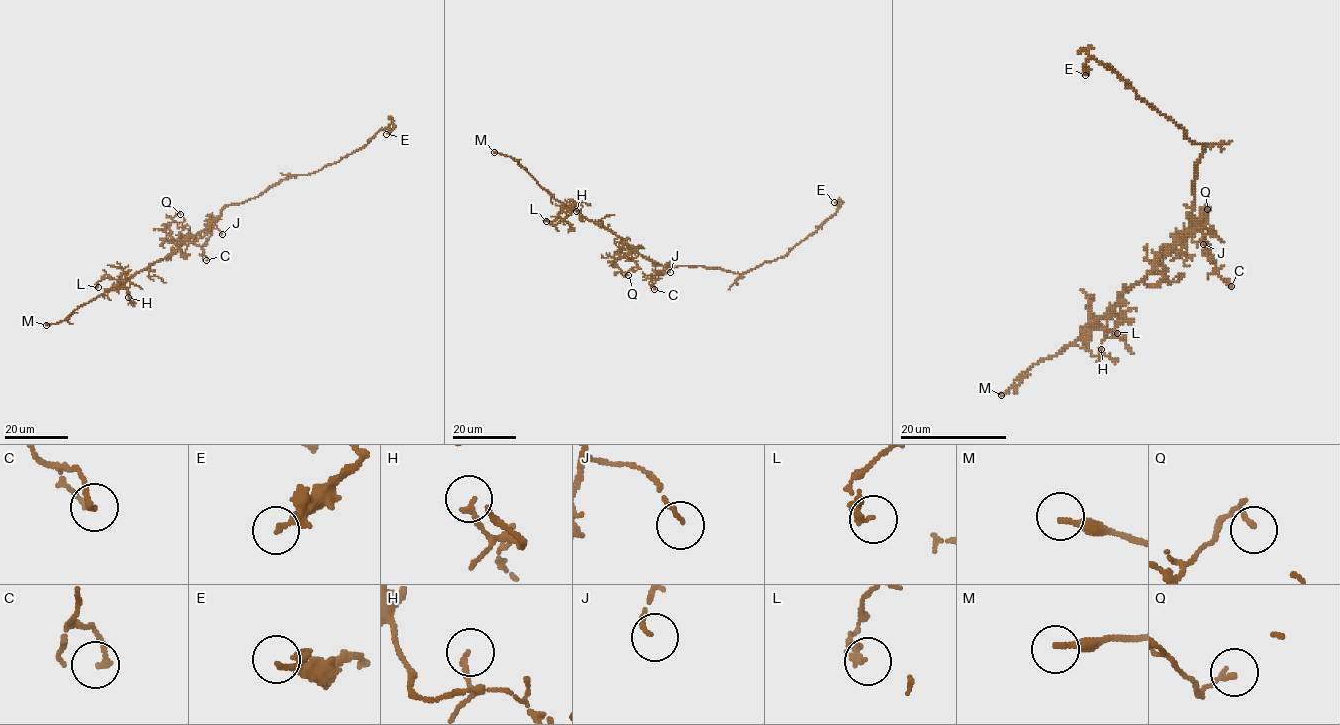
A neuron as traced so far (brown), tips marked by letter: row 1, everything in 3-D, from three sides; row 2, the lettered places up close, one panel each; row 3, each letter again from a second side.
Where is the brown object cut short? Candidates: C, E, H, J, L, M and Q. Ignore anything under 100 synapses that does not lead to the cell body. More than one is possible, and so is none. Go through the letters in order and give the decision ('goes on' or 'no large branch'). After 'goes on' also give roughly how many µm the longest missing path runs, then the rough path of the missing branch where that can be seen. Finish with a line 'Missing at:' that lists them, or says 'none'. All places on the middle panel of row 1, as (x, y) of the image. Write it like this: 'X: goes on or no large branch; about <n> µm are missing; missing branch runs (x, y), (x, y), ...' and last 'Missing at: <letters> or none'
C: no large branch
E: no large branch
H: no large branch
J: no large branch
L: no large branch
M: goes on; about 20 µm are missing
Q: no large branch
Missing at: M

